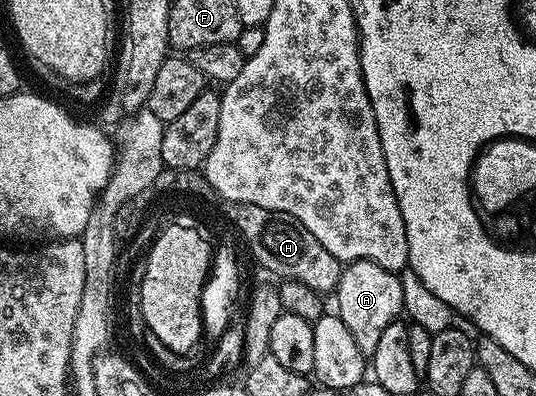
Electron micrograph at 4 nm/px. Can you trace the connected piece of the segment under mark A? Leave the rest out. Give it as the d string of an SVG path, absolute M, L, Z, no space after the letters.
M369 260L349 262L343 266L343 274L333 291L334 298L339 305L339 319L343 321L345 328L349 328L349 332L353 332L353 340L364 356L370 356L374 352L381 341L381 332L385 332L385 328L389 328L389 324L404 313L400 275Z

